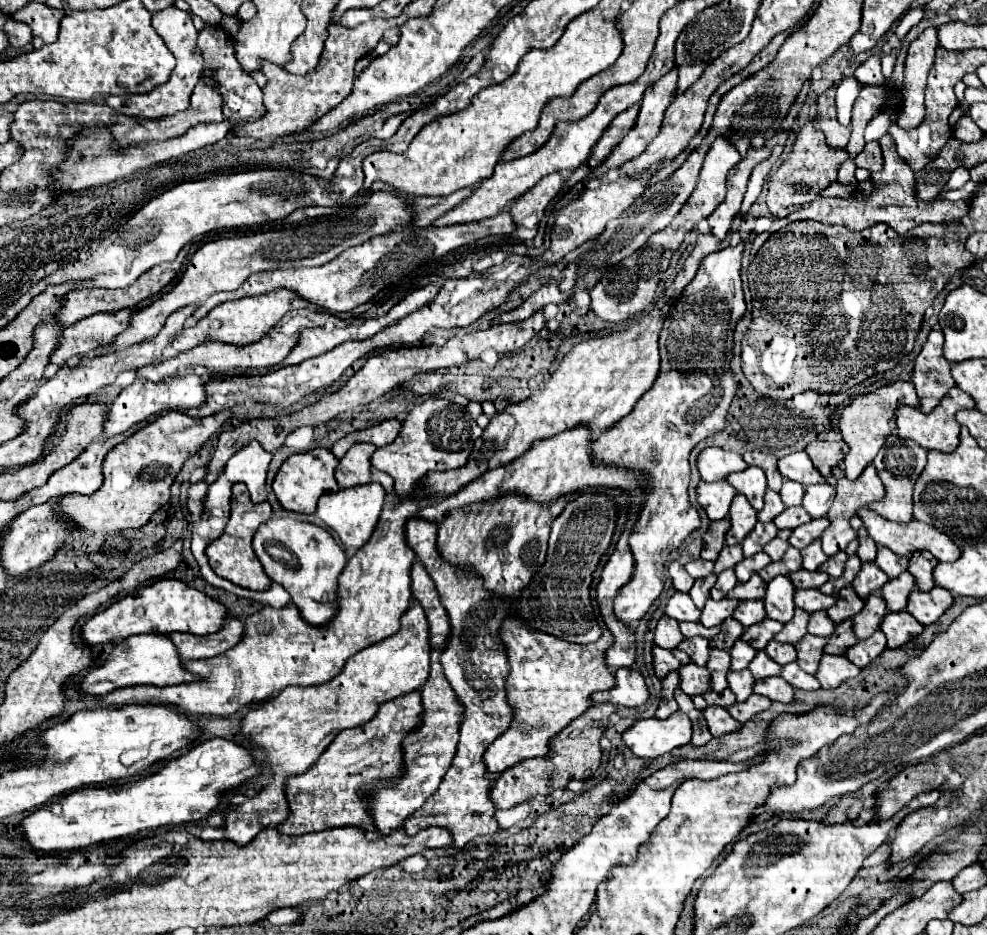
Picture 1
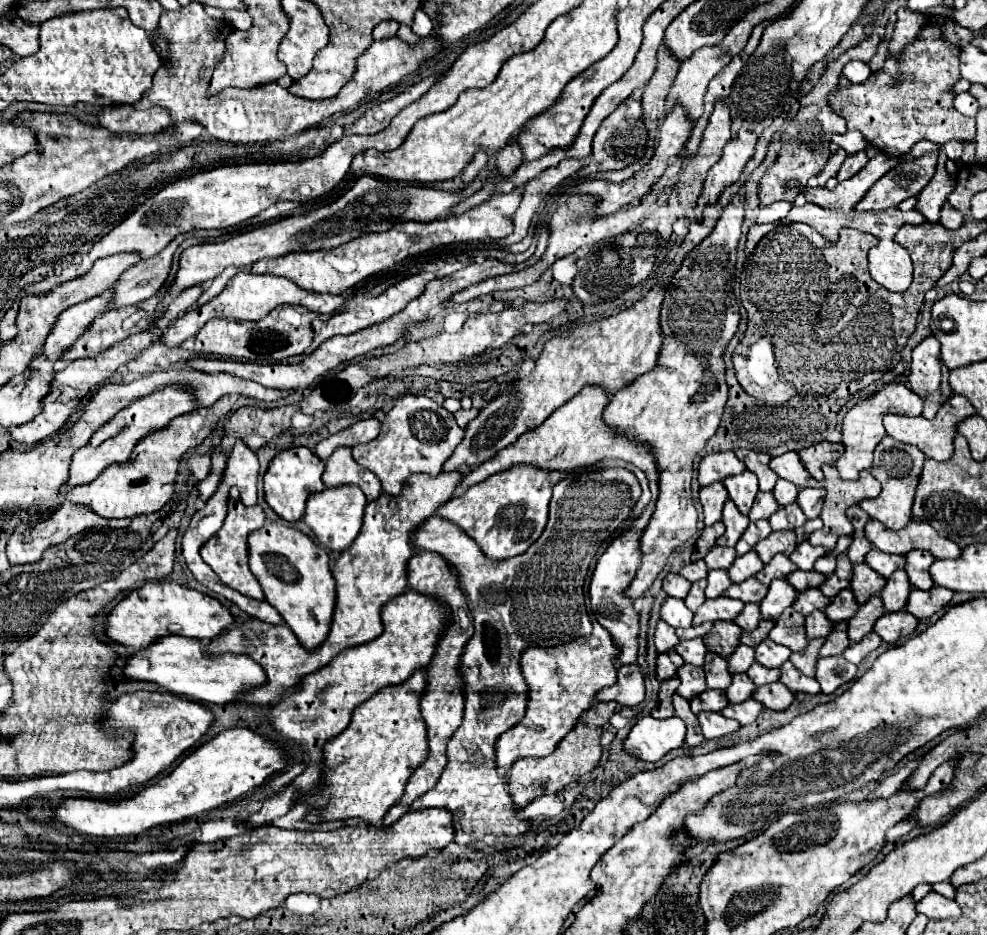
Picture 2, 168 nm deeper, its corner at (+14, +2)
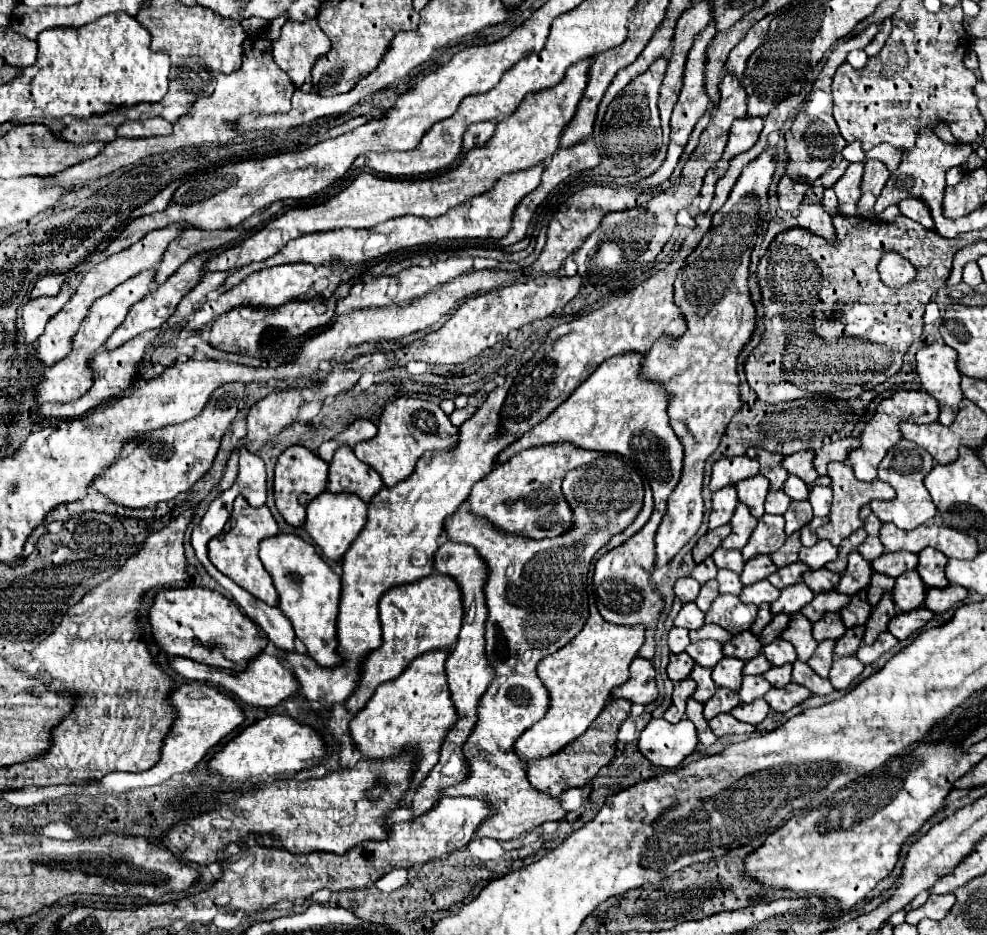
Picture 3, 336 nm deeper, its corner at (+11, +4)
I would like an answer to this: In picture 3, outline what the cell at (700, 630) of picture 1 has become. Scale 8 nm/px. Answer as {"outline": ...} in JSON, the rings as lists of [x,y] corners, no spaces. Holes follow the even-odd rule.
{"outline":[[[703,625],[701,629],[695,629],[695,631],[689,631],[689,637],[691,641],[701,641],[701,639],[715,639],[719,643],[727,643],[731,639],[731,633],[727,633],[723,627],[719,625]]]}

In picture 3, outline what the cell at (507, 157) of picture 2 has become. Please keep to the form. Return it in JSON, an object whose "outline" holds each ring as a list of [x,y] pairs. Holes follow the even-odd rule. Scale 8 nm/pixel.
{"outline":[[[591,57],[587,61],[579,61],[579,65],[571,65],[567,69],[567,77],[555,89],[545,89],[543,93],[531,93],[523,105],[519,105],[519,113],[505,117],[497,123],[495,135],[487,145],[471,149],[459,167],[463,167],[463,179],[453,181],[435,181],[431,177],[419,179],[381,179],[371,173],[361,173],[345,191],[325,201],[323,205],[305,207],[305,209],[289,209],[281,217],[271,219],[261,231],[247,237],[237,247],[223,251],[221,255],[211,257],[205,265],[207,271],[233,271],[253,261],[263,261],[273,257],[279,249],[283,249],[291,239],[297,239],[307,233],[317,231],[333,231],[343,227],[365,229],[375,227],[387,219],[401,215],[417,215],[417,217],[439,217],[447,213],[451,207],[469,201],[471,197],[485,193],[491,185],[505,173],[515,173],[529,169],[531,165],[545,163],[559,149],[559,139],[563,129],[575,115],[575,109],[583,97],[583,89],[587,87],[587,69],[591,67]]]}

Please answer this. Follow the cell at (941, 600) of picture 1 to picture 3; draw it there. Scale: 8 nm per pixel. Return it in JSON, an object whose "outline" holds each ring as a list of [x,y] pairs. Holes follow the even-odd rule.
{"outline":[[[949,585],[943,589],[929,589],[927,599],[925,599],[925,607],[935,613],[943,613],[951,607],[961,605],[967,599],[967,595],[969,595],[969,591],[963,589],[961,585]]]}

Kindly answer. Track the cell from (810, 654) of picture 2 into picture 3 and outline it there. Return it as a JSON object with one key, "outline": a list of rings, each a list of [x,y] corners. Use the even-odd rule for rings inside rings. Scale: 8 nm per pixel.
{"outline":[[[821,641],[817,651],[815,651],[815,655],[807,661],[807,665],[821,677],[829,675],[829,669],[831,669],[833,659],[835,659],[833,647],[835,647],[835,641]]]}

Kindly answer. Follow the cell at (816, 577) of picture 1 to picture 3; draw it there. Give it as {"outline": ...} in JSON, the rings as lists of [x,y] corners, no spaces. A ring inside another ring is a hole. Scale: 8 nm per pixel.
{"outline":[[[817,569],[817,571],[805,573],[803,581],[813,593],[823,593],[823,591],[833,591],[835,585],[839,583],[839,577],[841,577],[839,573],[833,573],[829,569]]]}

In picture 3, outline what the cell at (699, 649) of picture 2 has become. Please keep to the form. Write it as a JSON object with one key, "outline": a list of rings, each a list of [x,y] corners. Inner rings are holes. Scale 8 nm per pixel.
{"outline":[[[695,641],[685,649],[685,653],[689,653],[701,667],[715,667],[725,657],[721,647],[723,645],[717,641]]]}

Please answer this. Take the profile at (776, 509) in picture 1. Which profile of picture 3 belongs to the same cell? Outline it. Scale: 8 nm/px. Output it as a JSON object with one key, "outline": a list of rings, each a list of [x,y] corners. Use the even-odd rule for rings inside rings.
{"outline":[[[775,491],[775,493],[767,495],[765,511],[773,513],[773,515],[783,515],[789,509],[789,503],[791,503],[791,499],[783,491]]]}

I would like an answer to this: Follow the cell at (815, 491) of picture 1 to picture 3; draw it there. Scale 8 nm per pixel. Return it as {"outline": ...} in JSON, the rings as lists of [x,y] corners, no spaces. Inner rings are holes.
{"outline":[[[813,485],[813,487],[811,487],[809,503],[813,505],[813,513],[815,513],[817,517],[827,517],[827,515],[829,515],[831,501],[833,501],[831,487],[821,487],[821,485]]]}

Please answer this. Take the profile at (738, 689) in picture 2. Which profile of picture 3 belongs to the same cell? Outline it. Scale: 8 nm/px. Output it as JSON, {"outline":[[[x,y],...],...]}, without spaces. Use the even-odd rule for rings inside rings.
{"outline":[[[745,677],[741,685],[741,701],[755,701],[757,697],[763,697],[771,689],[771,683],[767,683],[763,677]]]}

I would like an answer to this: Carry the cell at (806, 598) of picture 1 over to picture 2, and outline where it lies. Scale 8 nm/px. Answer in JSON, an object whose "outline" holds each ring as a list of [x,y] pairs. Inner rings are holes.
{"outline":[[[808,589],[808,591],[798,593],[796,603],[792,607],[802,615],[810,615],[816,609],[824,609],[828,603],[830,603],[830,599],[826,595],[822,595],[820,589]]]}

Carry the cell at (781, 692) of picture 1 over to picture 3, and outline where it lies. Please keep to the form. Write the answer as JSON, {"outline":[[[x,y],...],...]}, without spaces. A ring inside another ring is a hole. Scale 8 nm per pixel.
{"outline":[[[789,683],[789,685],[783,687],[783,689],[771,689],[771,691],[765,695],[765,701],[769,703],[769,707],[771,707],[773,711],[785,713],[785,711],[793,709],[795,705],[803,703],[809,695],[811,695],[811,691],[809,691],[809,689],[803,689],[803,685]]]}

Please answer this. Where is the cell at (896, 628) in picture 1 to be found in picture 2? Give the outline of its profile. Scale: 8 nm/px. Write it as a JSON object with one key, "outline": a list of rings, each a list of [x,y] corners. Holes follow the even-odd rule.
{"outline":[[[896,611],[896,613],[884,613],[876,625],[874,631],[882,637],[886,643],[896,643],[902,637],[908,637],[916,631],[918,619],[910,615],[908,611]]]}

